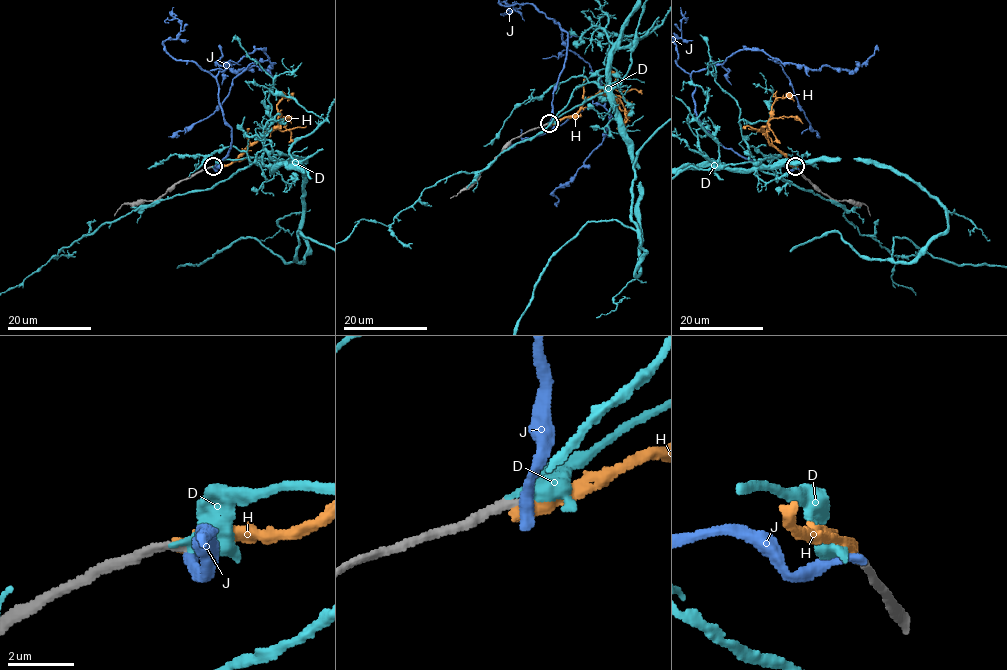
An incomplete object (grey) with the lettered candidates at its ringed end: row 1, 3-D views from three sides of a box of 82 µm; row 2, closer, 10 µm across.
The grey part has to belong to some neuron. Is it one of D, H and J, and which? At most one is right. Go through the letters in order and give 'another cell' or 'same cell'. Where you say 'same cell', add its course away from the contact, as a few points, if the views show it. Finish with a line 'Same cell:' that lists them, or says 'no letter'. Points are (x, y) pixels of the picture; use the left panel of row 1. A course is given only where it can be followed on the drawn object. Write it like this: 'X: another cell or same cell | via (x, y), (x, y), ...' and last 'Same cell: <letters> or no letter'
D: same cell
H: another cell
J: another cell
Same cell: D

